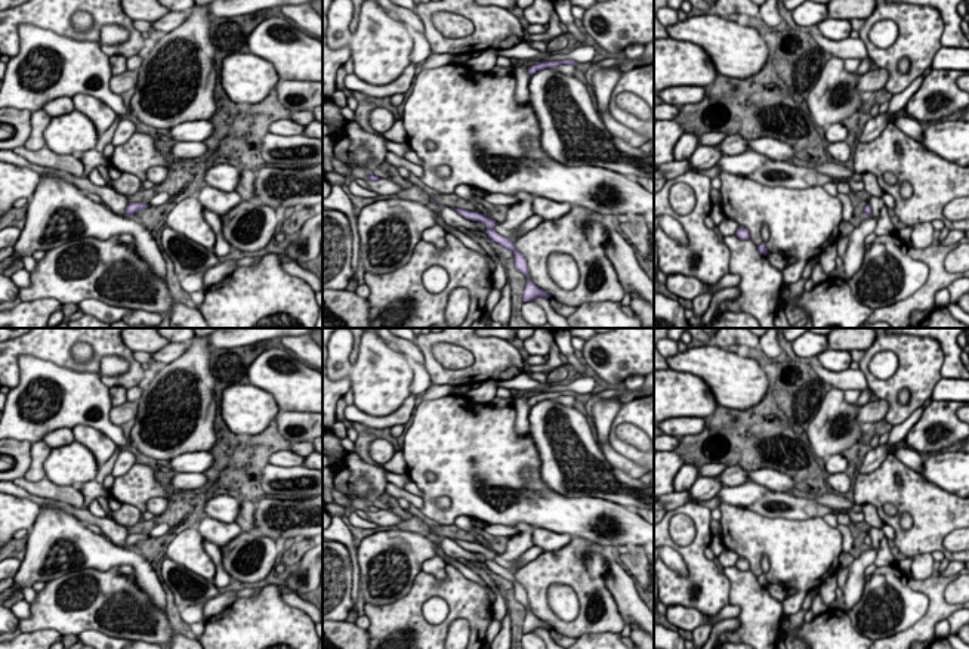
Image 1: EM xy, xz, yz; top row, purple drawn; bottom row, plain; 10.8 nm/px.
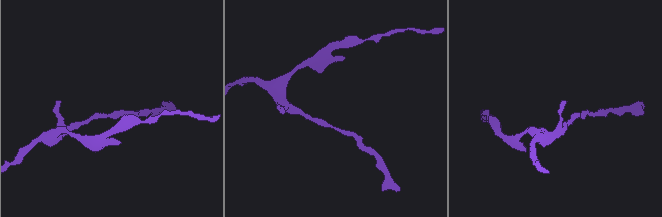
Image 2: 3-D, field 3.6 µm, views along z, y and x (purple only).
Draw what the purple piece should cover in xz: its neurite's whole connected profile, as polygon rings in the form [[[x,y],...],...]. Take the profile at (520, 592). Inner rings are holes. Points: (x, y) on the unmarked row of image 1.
[[[454,540],[460,547],[463,547],[465,550],[478,553],[478,554],[484,554],[485,556],[485,565],[488,566],[488,569],[493,574],[500,575],[502,578],[504,578],[506,581],[510,581],[515,587],[515,599],[522,603],[525,608],[528,608],[528,597],[527,597],[527,591],[525,588],[515,581],[515,574],[509,572],[506,568],[497,565],[494,562],[494,557],[497,556],[496,551],[487,548],[482,544],[478,543],[469,543],[469,541],[463,541],[463,540]]]

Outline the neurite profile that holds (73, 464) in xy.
[[[80,442],[52,448],[44,461],[46,478],[59,486],[80,486],[95,480],[99,467],[92,451]]]

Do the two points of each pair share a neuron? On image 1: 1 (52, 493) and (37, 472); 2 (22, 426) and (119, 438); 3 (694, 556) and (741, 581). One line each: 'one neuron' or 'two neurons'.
1: two neurons
2: one neuron
3: two neurons

